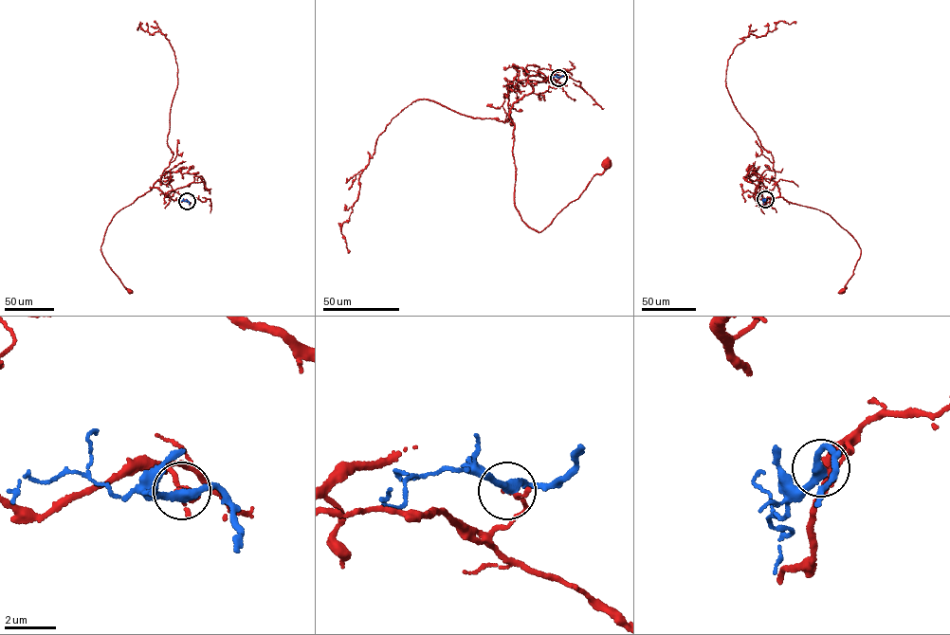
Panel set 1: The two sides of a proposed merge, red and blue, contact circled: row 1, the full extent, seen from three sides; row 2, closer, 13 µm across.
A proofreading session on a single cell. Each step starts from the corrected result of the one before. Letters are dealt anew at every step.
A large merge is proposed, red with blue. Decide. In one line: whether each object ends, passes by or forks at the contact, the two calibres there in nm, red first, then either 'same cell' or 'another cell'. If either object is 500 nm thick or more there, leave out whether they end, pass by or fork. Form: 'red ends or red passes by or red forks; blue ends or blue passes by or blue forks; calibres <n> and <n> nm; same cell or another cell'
red ends; blue passes by; calibres 150 and 320 nm; another cell

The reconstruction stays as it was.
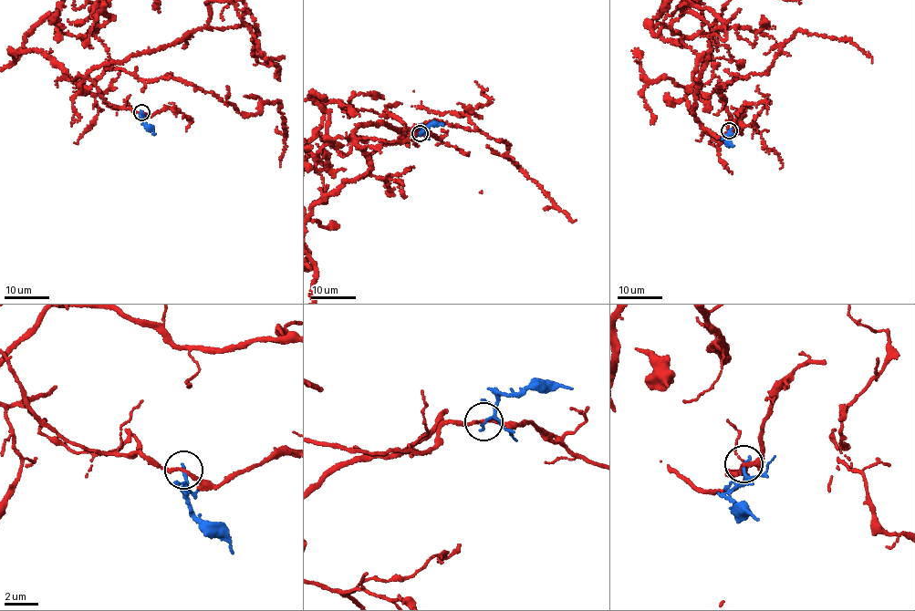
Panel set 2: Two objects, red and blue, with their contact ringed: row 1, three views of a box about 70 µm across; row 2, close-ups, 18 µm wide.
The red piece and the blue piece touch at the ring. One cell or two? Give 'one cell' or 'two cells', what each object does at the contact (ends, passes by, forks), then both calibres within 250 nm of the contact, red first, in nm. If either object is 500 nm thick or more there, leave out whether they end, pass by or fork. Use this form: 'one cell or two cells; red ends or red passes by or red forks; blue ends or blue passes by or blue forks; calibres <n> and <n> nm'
two cells; red passes by; blue passes by; calibres 190 and 140 nm

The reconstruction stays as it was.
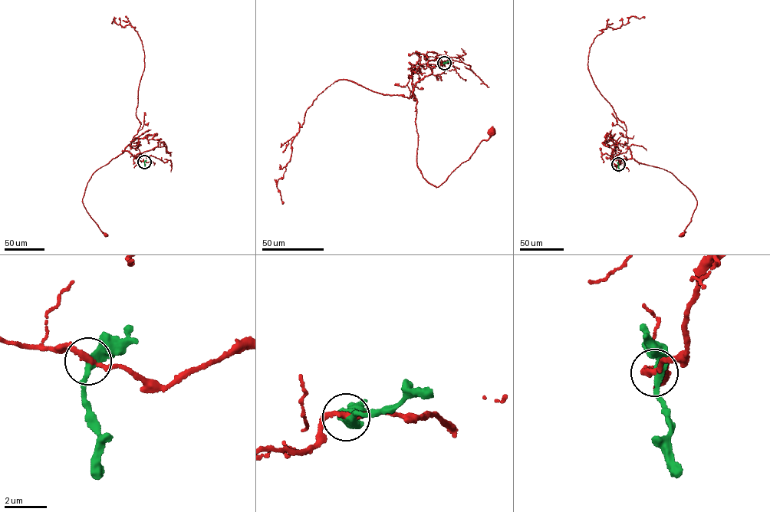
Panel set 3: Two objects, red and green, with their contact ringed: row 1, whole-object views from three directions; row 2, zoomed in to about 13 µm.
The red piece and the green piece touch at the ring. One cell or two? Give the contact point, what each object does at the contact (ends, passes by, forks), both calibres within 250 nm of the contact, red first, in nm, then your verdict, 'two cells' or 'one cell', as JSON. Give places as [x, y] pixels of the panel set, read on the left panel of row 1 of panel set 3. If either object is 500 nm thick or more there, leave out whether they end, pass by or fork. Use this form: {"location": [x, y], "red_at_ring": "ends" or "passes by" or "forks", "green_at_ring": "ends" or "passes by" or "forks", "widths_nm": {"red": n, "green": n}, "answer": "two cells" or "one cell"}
{"location": [144, 162], "red_at_ring": "passes by", "green_at_ring": "passes by", "widths_nm": {"red": 200, "green": 320}, "answer": "two cells"}

